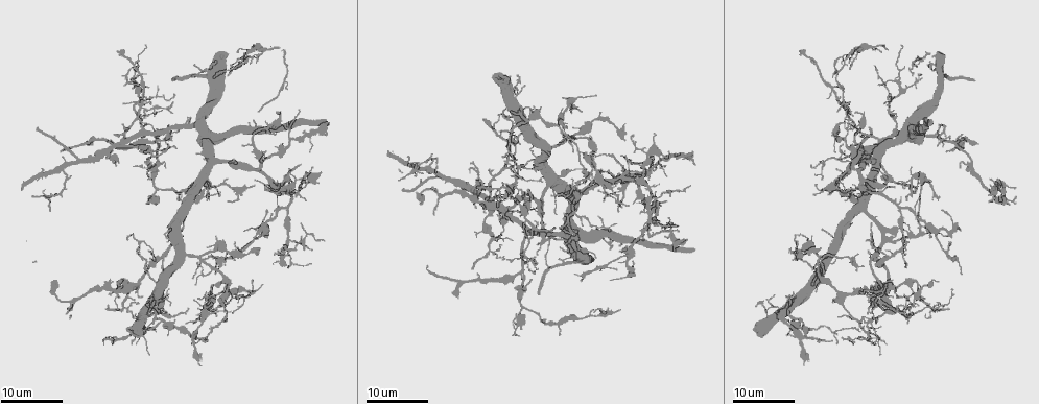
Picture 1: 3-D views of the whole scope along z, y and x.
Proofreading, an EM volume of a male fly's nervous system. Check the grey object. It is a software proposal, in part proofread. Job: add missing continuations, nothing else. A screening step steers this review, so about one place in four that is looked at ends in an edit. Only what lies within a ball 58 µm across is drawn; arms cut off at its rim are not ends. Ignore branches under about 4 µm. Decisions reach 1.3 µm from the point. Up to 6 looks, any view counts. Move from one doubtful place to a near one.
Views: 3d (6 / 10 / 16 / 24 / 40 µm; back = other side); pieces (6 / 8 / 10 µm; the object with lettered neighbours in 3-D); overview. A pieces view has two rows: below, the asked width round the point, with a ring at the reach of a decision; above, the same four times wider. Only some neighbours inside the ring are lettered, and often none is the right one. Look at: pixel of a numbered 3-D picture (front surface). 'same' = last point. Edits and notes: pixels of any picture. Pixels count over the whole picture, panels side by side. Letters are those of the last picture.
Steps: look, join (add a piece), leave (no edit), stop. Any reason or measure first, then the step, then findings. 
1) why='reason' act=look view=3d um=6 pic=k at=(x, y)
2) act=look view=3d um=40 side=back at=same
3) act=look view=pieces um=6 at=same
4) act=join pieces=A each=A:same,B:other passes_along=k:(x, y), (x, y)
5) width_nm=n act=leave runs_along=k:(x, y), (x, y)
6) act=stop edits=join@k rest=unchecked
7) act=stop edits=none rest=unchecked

why='thin end' act=look view=3d um=16 pic=1 at=(664, 202)

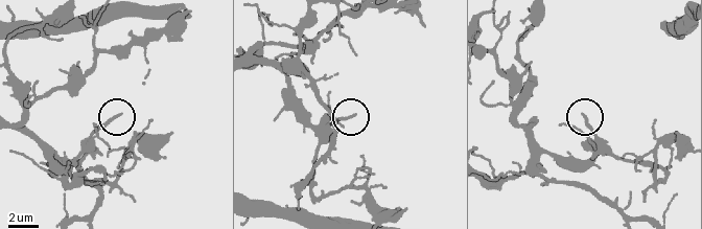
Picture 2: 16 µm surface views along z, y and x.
why='what lies round it' act=look view=pieces um=6 pic=2 at=(120, 115)

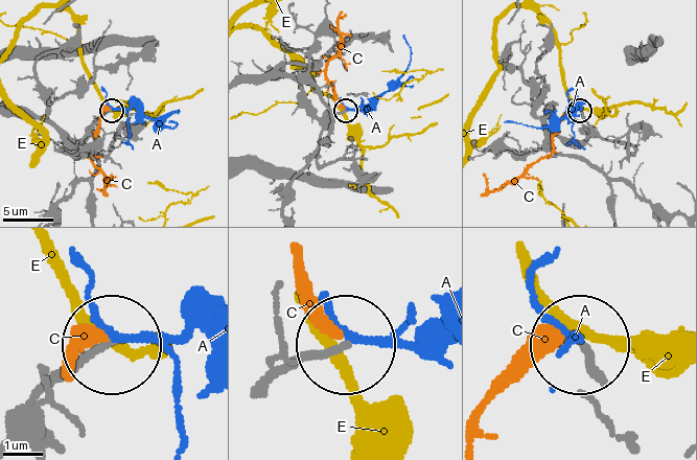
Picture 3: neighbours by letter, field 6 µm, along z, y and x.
act=join pieces=A each=A:same,C:other,E:other passes_along=3:(322, 118), (369, 108), (408, 65), (411, 50), (404, 37) found='the cell continues'

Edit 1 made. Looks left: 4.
act=look view=overview

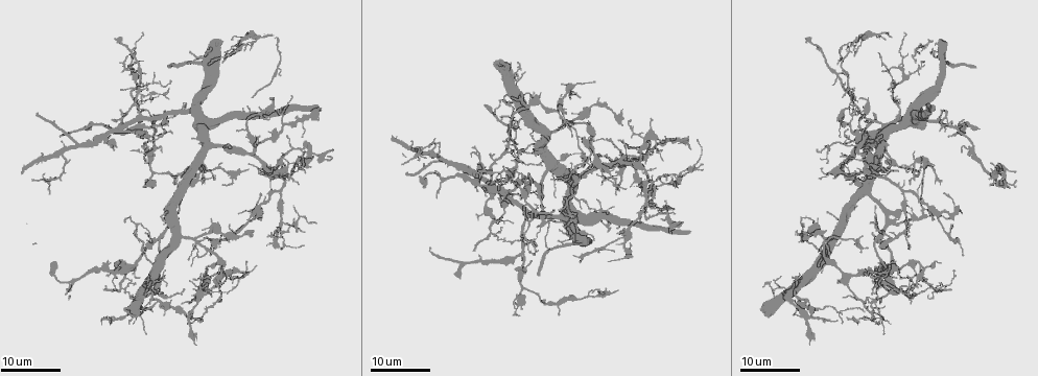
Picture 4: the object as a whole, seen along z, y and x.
why='free end' act=look view=3d um=24 pic=4 at=(661, 142)

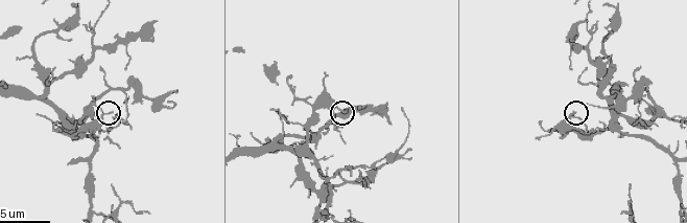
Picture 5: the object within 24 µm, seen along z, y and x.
act=look view=pieces um=10 pic=5 at=(112, 111)

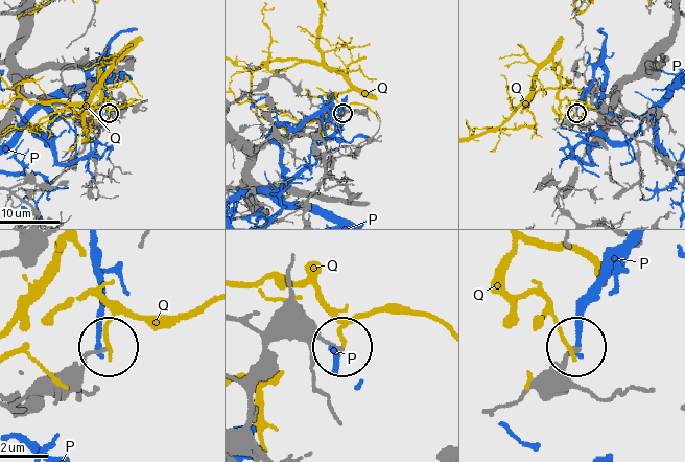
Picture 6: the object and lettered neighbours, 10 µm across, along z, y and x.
act=leave each=P:other,Q:other found='no lettered piece goes on from it'

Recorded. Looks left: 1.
act=stop edits=join@3 rest=unchecked

